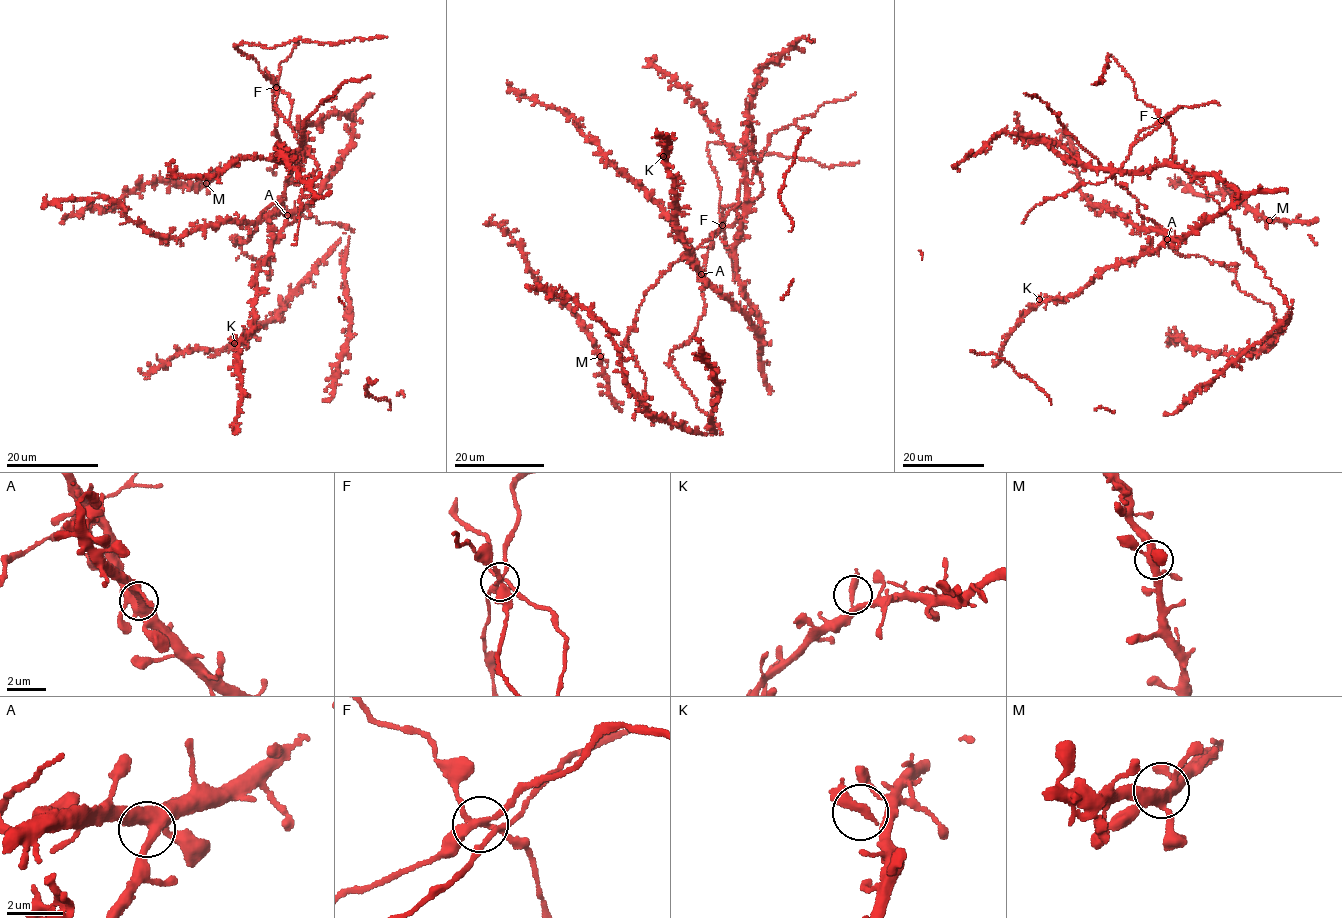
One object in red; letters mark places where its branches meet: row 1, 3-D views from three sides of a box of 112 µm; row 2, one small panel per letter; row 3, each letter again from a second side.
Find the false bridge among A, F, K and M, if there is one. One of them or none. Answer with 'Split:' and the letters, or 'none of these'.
Split: F

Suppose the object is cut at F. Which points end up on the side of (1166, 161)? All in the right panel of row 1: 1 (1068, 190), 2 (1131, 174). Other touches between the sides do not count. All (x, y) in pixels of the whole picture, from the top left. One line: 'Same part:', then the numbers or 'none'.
Same part: 2

